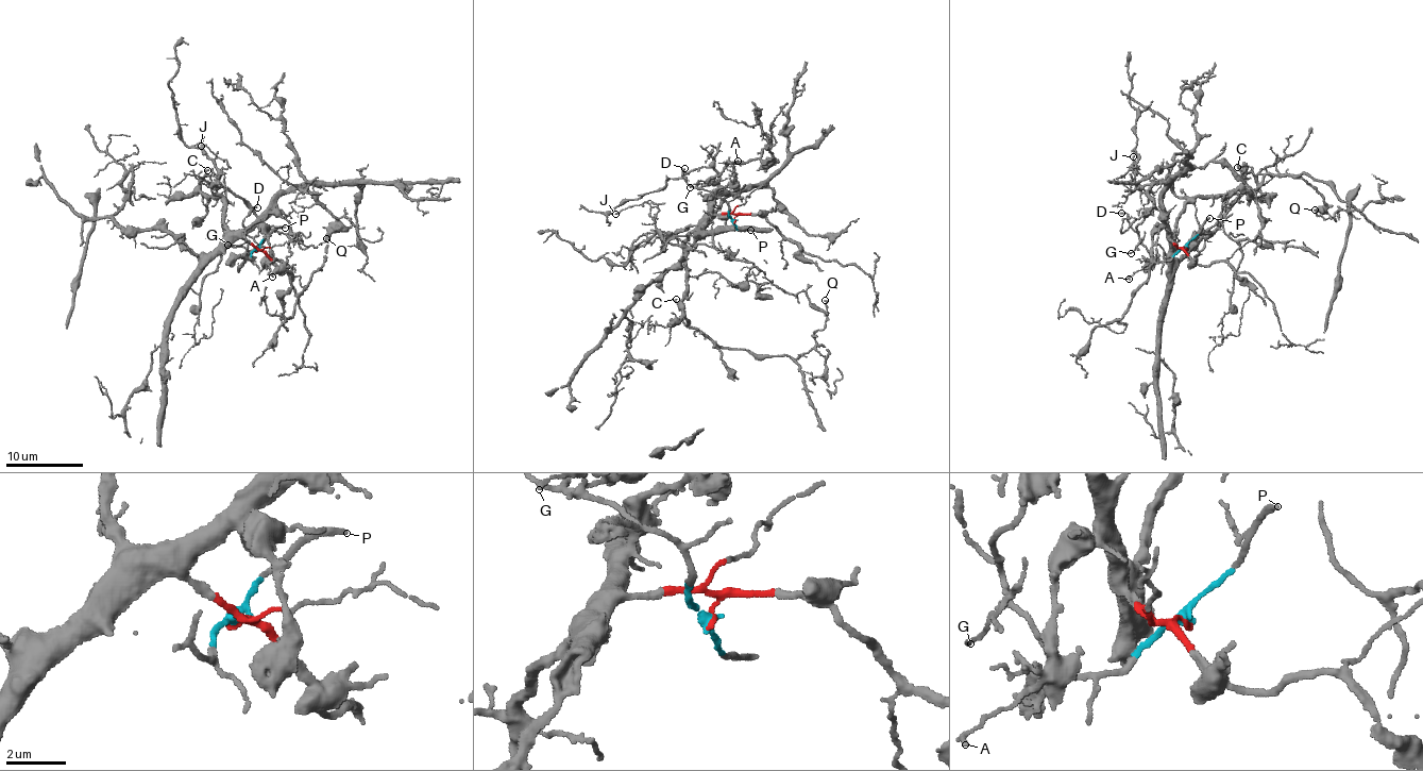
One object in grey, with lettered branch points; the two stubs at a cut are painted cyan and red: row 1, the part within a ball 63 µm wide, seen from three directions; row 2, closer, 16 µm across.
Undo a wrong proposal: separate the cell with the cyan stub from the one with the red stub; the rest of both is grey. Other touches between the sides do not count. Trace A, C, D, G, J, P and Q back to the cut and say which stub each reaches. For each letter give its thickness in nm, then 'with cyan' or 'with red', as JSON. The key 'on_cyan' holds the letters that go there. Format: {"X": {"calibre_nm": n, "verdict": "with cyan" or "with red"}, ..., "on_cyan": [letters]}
{"A": {"calibre_nm": 140, "verdict": "with red"}, "C": {"calibre_nm": 90, "verdict": "with red"}, "D": {"calibre_nm": 140, "verdict": "with cyan"}, "G": {"calibre_nm": 120, "verdict": "with cyan"}, "J": {"calibre_nm": 120, "verdict": "with red"}, "P": {"calibre_nm": 180, "verdict": "with cyan"}, "Q": {"calibre_nm": 140, "verdict": "with red"}, "on_cyan": ["D", "G", "P"]}

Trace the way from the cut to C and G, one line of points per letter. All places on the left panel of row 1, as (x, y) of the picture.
C: (257, 250), (229, 229), (222, 197), (205, 198), (201, 186), (208, 170)
G: (257, 250), (252, 251), (250, 260), (246, 239), (240, 245), (227, 245)

